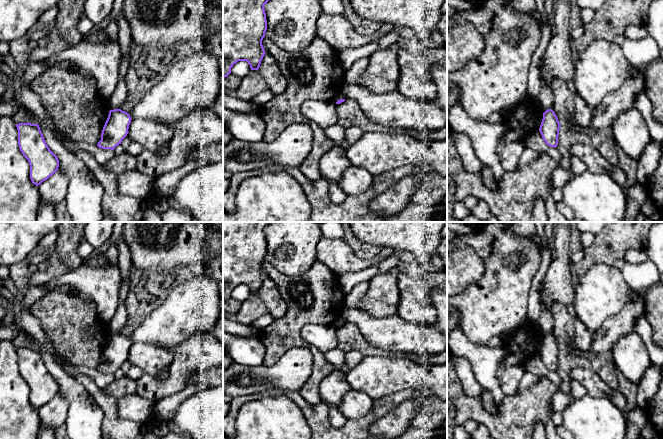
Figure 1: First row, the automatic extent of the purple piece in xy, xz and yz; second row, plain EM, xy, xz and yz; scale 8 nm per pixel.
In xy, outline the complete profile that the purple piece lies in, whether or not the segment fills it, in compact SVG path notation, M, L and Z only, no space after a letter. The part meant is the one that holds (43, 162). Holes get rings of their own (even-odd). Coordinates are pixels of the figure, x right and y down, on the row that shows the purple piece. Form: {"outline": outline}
{"outline": "M19 123L16 127L19 149L30 165L30 179L38 186L58 170L59 160L46 144L38 124Z"}

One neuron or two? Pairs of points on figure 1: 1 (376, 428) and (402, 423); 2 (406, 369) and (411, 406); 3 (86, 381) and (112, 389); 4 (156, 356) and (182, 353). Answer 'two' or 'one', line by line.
1: one
2: two
3: two
4: two

